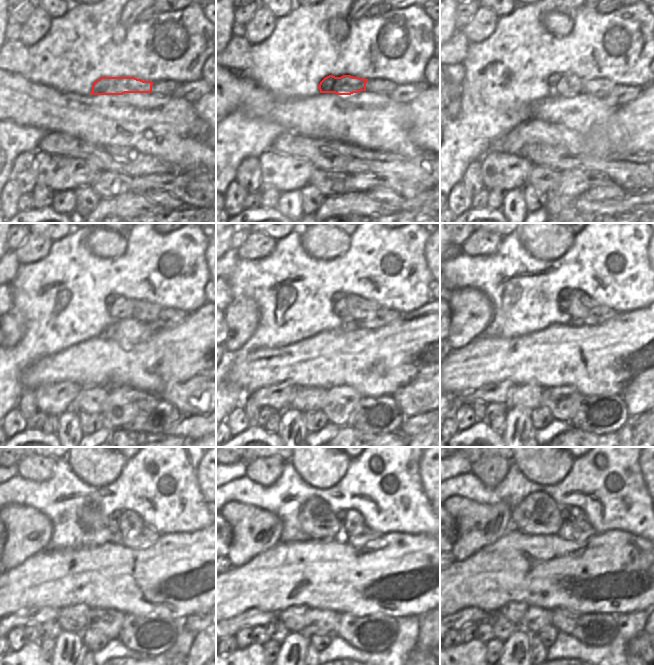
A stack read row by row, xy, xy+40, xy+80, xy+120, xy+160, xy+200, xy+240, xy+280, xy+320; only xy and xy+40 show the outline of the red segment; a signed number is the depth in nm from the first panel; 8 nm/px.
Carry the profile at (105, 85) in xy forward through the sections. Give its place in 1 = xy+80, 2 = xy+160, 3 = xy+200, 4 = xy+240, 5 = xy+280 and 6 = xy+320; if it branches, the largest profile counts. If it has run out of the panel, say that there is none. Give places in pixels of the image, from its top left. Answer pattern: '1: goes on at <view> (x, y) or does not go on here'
1: goes on at xy+80 (565, 85)
2: goes on at xy+160 (338, 301)
3: goes on at xy+200 (563, 303)
4: goes on at xy+240 (91, 518)
5: goes on at xy+280 (316, 519)
6: goes on at xy+320 (537, 514)

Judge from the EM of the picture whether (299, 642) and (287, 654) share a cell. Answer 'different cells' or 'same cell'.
same cell

